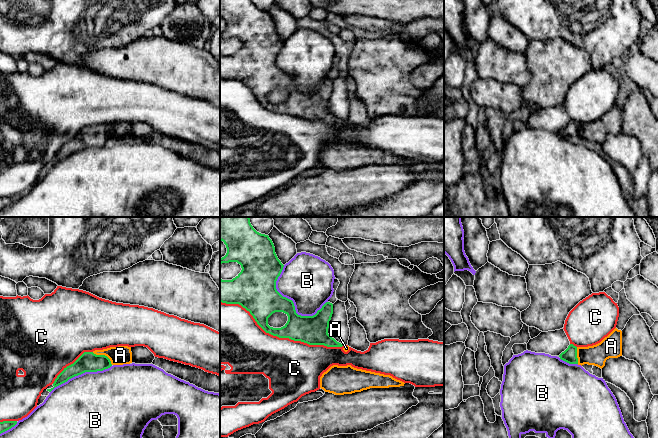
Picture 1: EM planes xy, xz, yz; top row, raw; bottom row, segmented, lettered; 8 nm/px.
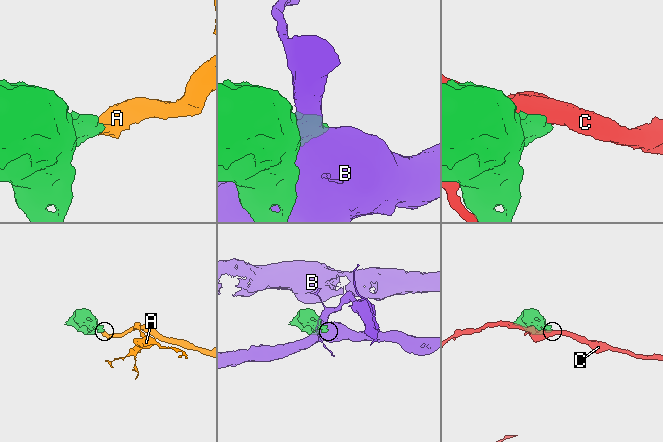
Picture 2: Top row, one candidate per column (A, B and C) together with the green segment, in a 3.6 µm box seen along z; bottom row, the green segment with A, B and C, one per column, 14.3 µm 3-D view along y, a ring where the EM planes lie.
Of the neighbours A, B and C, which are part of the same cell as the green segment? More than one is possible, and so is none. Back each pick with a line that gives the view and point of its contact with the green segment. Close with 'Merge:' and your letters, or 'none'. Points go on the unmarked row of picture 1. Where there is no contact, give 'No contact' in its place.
A: Touches green at xy (103, 131)
Merge: A

